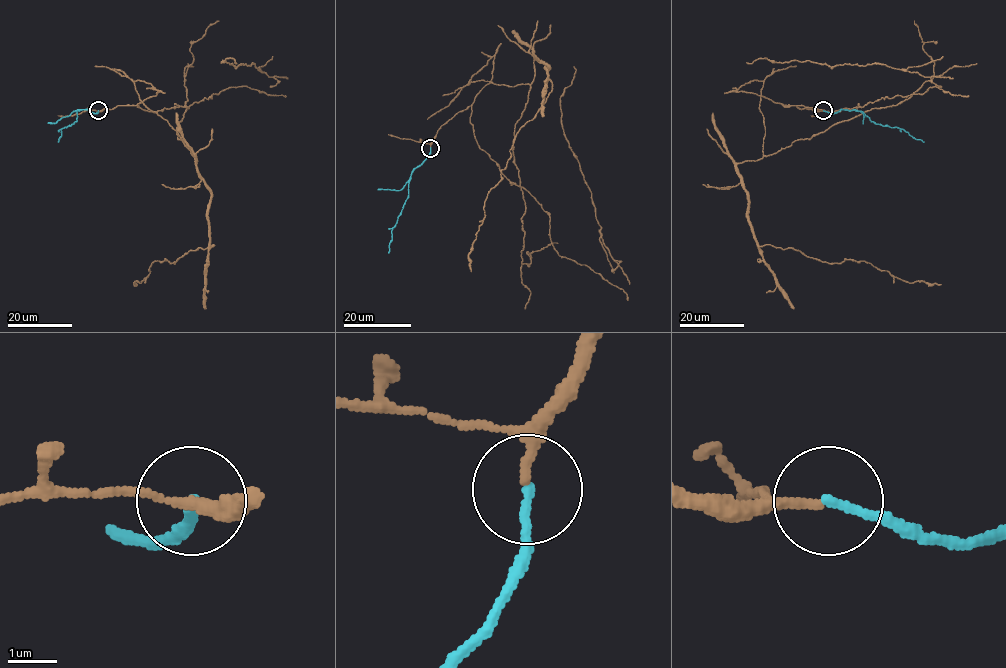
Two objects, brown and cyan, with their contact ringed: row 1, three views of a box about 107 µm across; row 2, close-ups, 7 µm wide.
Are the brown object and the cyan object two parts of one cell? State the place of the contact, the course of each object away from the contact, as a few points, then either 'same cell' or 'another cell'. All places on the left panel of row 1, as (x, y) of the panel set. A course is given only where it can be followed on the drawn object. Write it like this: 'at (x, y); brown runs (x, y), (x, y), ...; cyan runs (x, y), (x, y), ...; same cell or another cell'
at (98, 110); brown runs (98, 111), (137, 105), (150, 83), (133, 81), (139, 99), (210, 194), (214, 245), (153, 262), (137, 284); cyan runs (98, 111), (92, 113), (87, 109), (78, 110), (76, 121), (61, 129), (58, 141); same cell

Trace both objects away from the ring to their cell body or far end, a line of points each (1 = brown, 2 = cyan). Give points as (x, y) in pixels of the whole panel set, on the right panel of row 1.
1: (823, 111), (736, 91), (763, 81), (763, 156), (737, 165), (756, 244), (941, 284)
2: (824, 111), (861, 111), (871, 121), (903, 129), (924, 141)

